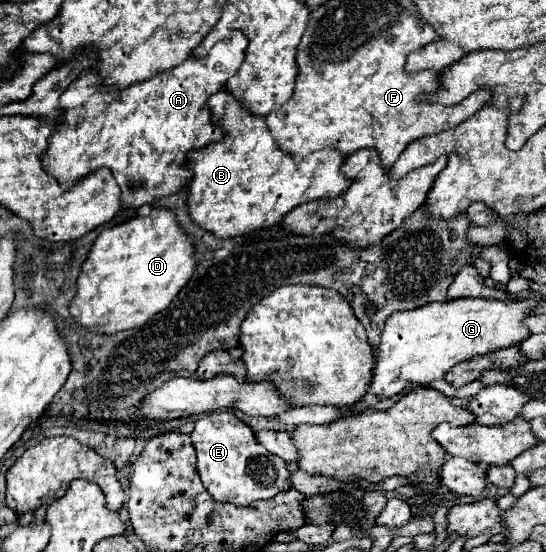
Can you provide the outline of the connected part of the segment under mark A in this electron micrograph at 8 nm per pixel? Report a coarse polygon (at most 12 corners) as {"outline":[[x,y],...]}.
{"outline":[[246,35],[124,91],[84,71],[40,157],[68,191],[110,169],[122,209],[178,193],[222,139],[206,101]]}

